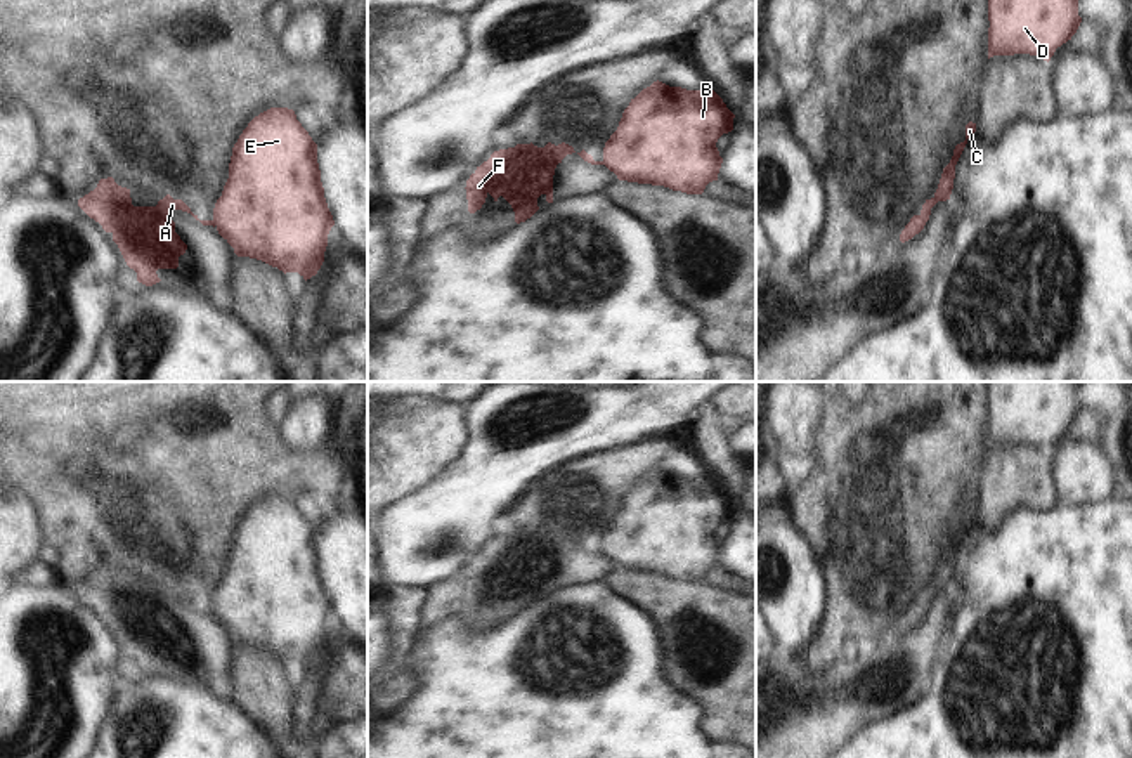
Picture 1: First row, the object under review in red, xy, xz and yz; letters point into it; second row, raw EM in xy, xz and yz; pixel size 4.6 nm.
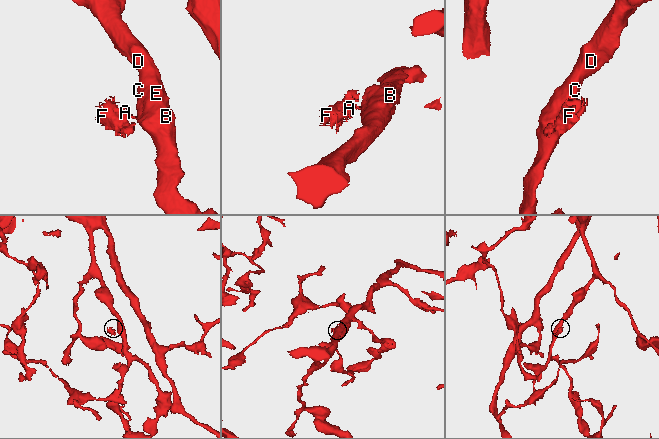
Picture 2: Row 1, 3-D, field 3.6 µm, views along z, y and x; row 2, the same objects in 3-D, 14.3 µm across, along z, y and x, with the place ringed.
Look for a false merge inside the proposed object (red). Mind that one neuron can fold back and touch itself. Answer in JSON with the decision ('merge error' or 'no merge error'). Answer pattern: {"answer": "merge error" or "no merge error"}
{"answer": "merge error"}

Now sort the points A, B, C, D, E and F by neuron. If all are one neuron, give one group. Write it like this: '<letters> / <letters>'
A F / B C D E

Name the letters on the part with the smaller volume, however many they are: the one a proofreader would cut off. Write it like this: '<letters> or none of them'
A, F

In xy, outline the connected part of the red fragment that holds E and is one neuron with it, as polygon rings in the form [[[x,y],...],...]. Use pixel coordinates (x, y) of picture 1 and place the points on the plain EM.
[[[270,496],[243,519],[232,536],[229,567],[213,609],[237,645],[262,649],[284,663],[298,661],[305,670],[317,663],[335,609],[324,586],[317,533],[293,498]]]

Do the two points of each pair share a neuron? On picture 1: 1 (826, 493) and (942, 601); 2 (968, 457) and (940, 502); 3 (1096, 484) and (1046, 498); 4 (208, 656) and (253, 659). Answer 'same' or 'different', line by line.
1: different
2: same
3: different
4: different

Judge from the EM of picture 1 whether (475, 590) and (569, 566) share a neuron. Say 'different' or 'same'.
same

